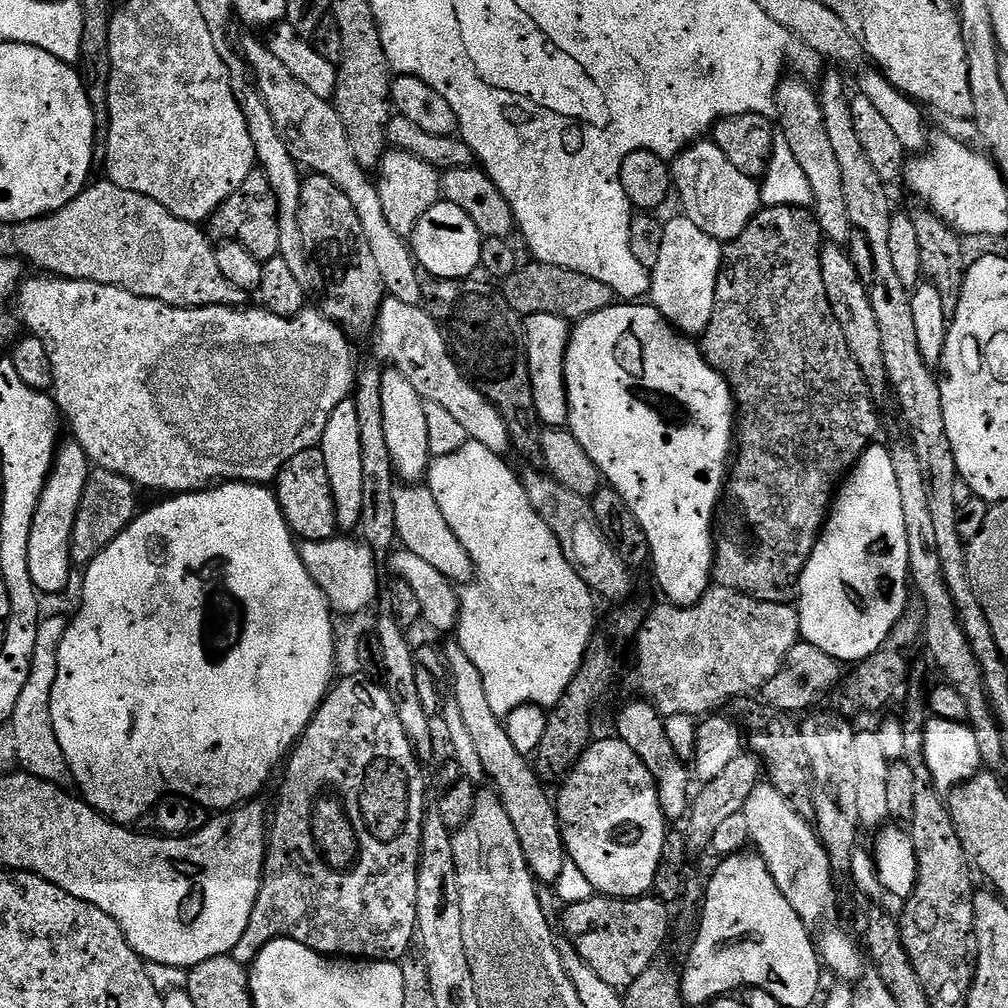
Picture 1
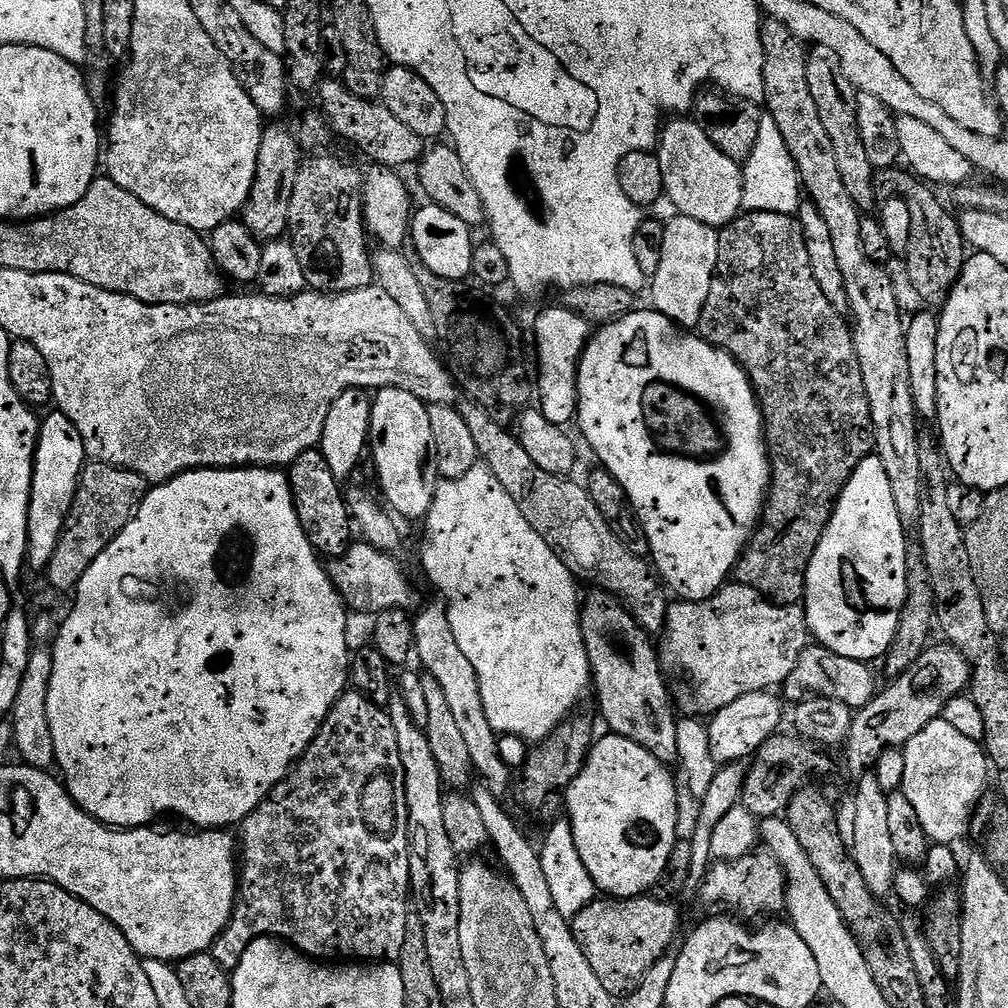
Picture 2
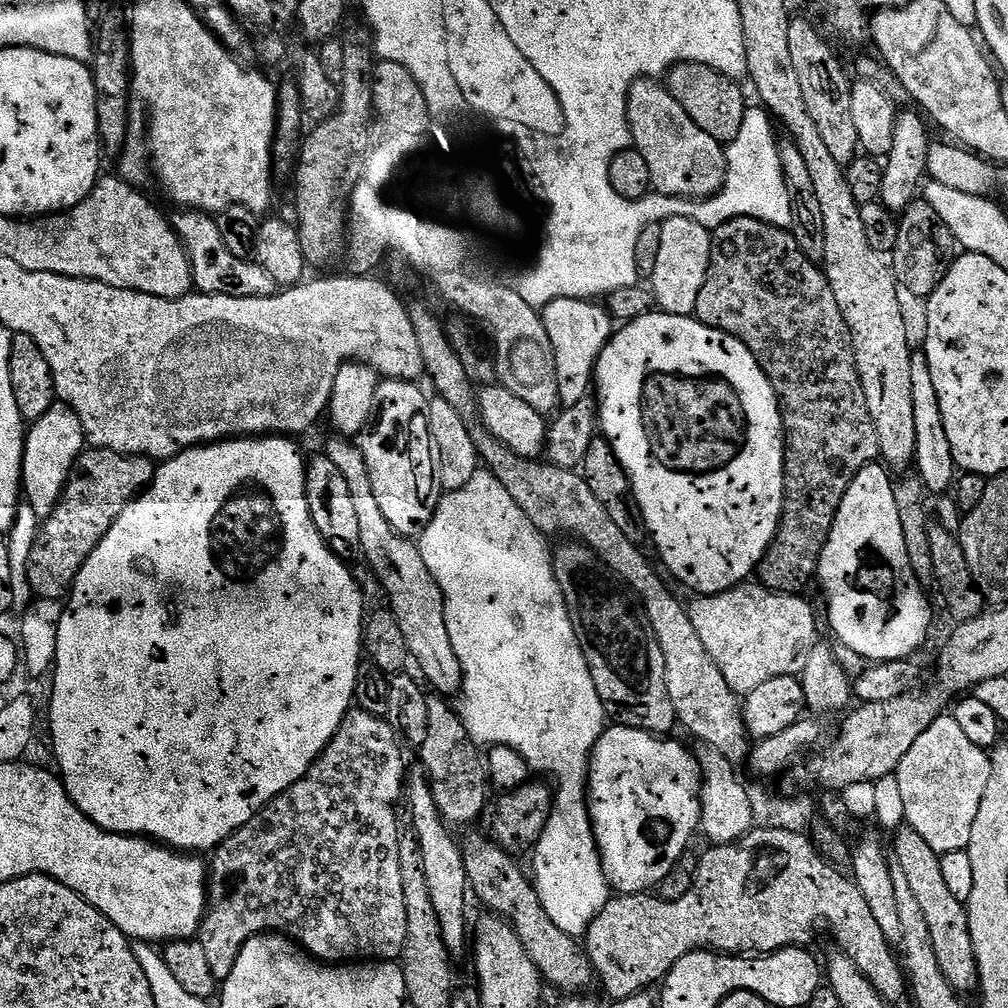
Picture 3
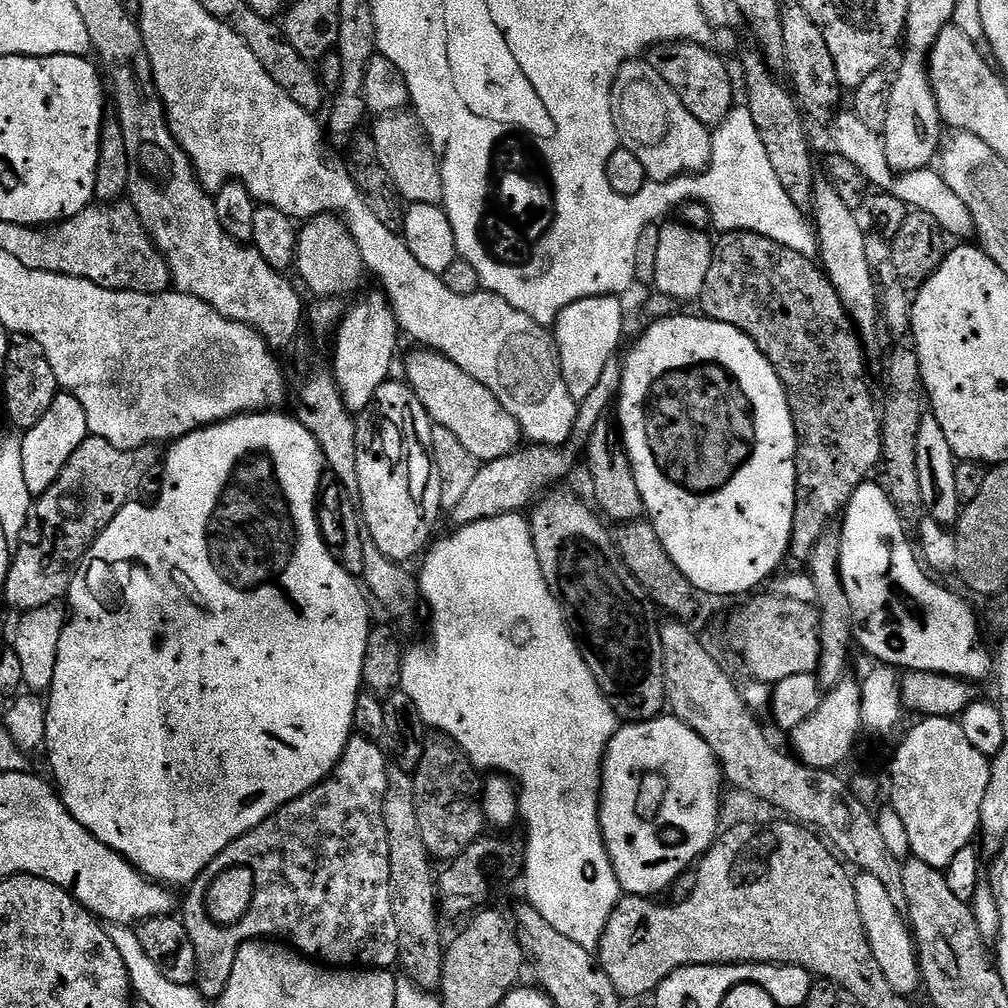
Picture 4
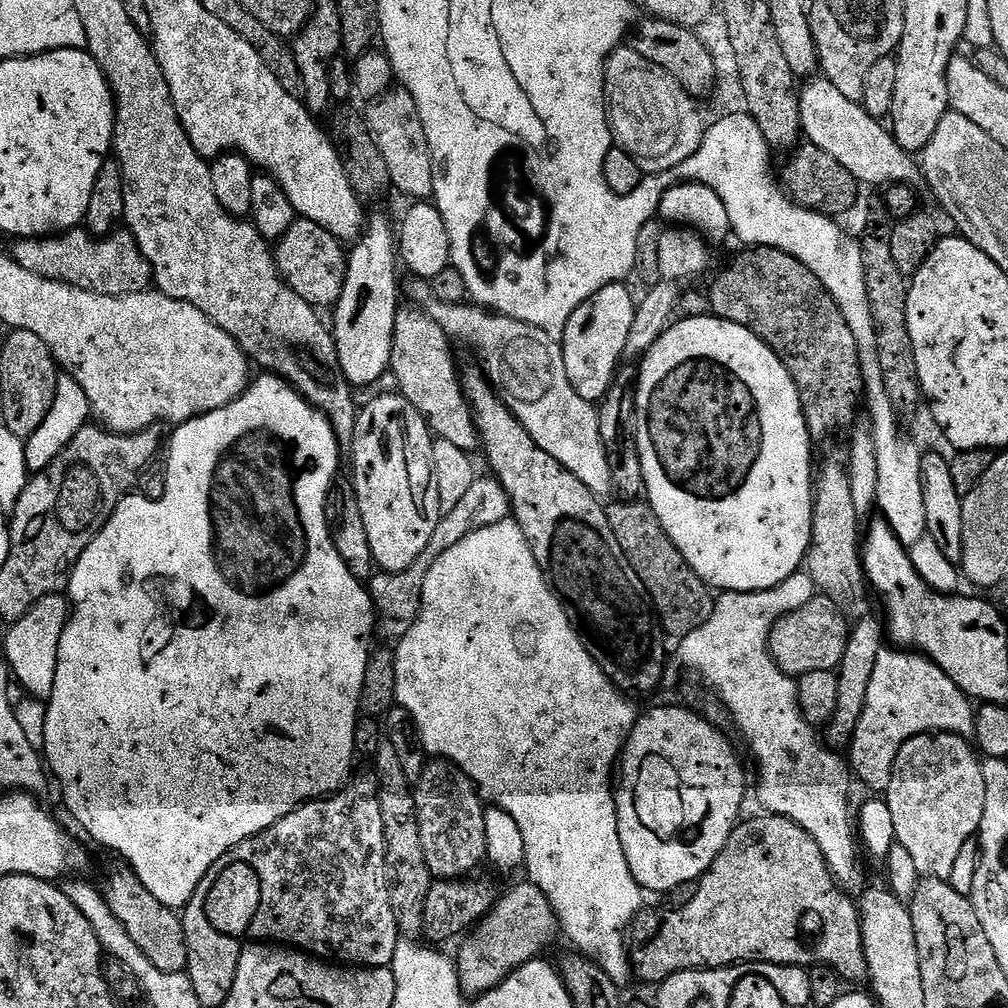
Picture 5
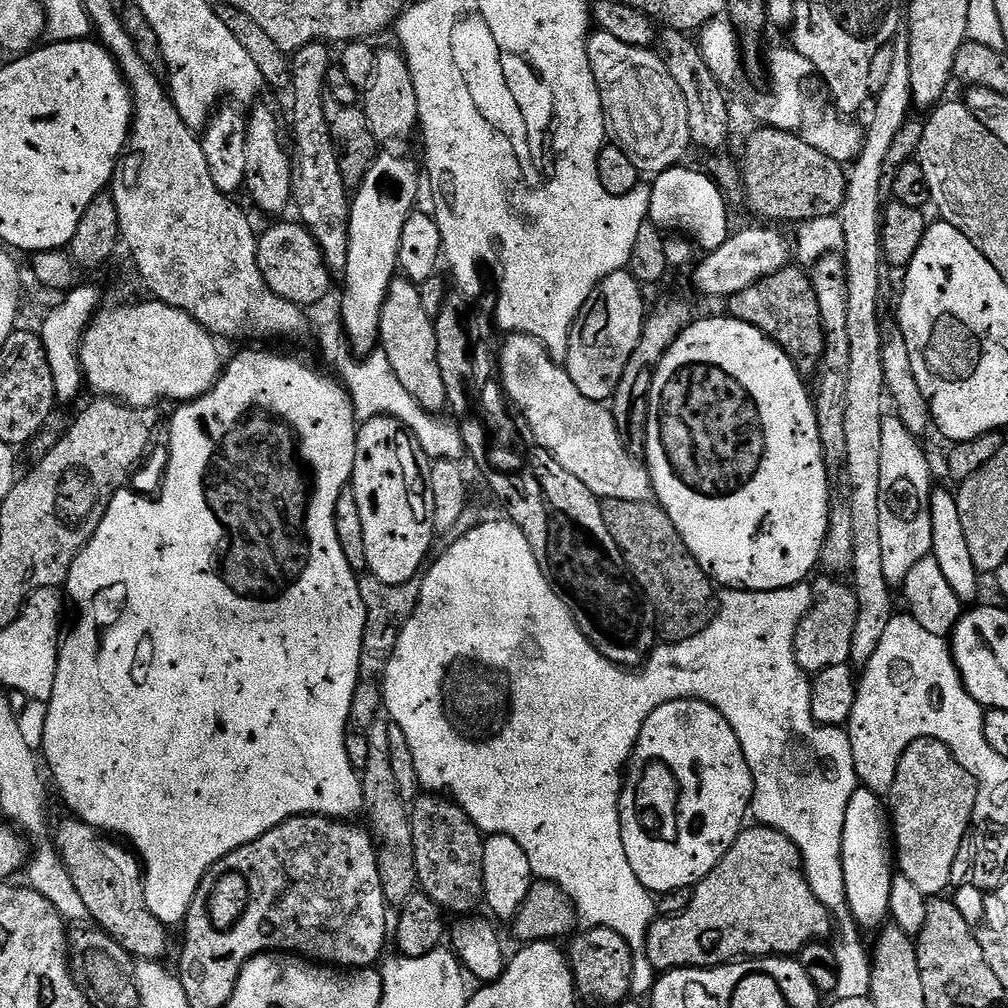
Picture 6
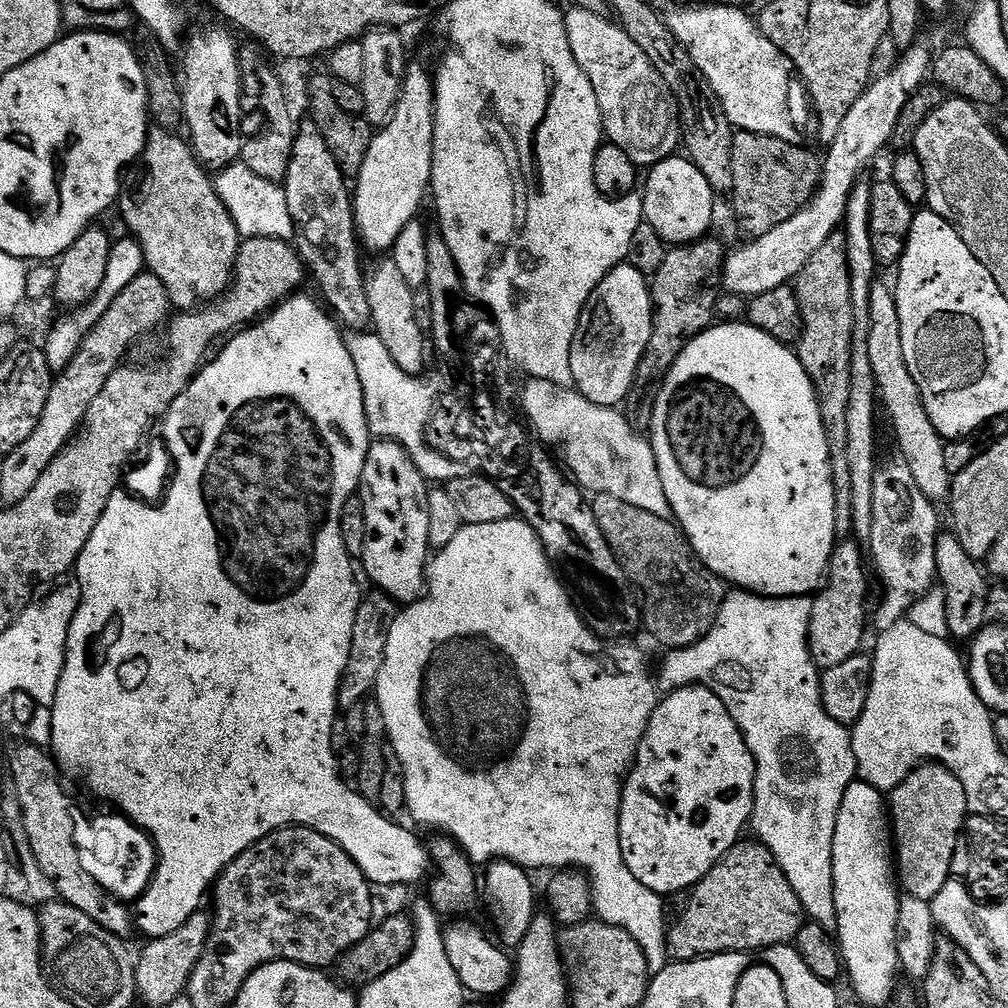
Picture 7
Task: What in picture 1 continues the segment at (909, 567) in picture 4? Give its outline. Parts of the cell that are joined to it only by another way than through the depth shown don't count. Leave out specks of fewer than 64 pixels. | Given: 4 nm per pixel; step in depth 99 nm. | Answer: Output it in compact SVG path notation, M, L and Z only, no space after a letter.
M873 442L839 485L824 528L800 575L801 637L835 660L865 660L886 642L890 630L904 615L910 603L908 592L902 493L898 491L891 451Z

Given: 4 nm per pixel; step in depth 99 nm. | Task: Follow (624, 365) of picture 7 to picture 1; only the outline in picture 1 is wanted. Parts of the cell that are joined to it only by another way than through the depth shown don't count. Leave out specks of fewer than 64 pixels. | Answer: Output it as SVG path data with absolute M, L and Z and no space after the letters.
M534 314L523 317L524 341L526 342L526 354L530 366L530 386L534 390L534 410L538 410L538 418L545 429L568 427L568 395L566 394L566 350L568 340L572 337L572 328L569 321L562 316L554 314Z

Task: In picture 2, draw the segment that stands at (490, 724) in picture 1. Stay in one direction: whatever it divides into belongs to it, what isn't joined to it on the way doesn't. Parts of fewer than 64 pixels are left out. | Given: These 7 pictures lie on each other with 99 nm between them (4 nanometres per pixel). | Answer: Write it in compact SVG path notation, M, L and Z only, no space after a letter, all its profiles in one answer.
M436 598L436 601L428 605L419 616L417 614L413 624L415 626L414 638L416 639L414 645L415 659L417 661L420 659L421 666L419 665L419 667L425 673L438 678L439 685L446 693L447 704L451 707L455 722L459 725L459 731L463 735L463 740L466 741L467 749L470 750L473 769L478 773L479 779L487 782L494 795L501 798L507 797L508 787L510 787L509 792L513 787L512 776L514 776L514 772L513 769L506 766L506 762L502 760L502 754L498 752L500 736L490 726L490 718L486 718L486 706L482 704L482 686L478 682L478 674L474 670L473 664L470 663L470 658L466 658L466 654L462 654L462 650L458 647L458 641L454 638L454 630L450 627L447 604L444 603L443 599Z

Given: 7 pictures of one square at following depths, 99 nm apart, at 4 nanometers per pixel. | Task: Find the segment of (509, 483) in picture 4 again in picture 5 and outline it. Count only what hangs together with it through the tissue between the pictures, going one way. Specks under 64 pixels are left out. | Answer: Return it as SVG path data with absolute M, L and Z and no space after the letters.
M481 475L466 490L466 495L458 501L458 506L454 510L443 513L434 530L434 535L430 537L430 542L426 542L426 550L414 558L414 566L410 566L404 572L377 571L372 579L367 581L366 587L372 595L372 606L376 610L375 635L380 636L384 642L398 642L414 626L414 622L420 613L420 599L422 598L422 586L426 582L426 574L430 574L430 566L446 554L446 550L458 546L466 534L474 534L474 530L482 530L486 526L494 526L494 522L502 522L509 519L512 511L512 502L508 499L506 490L500 485L499 480L491 475Z

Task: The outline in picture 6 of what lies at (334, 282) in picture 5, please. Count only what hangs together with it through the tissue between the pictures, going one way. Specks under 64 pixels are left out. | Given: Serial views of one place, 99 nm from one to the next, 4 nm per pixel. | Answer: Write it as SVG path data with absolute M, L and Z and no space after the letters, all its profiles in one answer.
M299 222L276 224L259 233L258 266L262 270L262 278L266 278L266 286L270 286L278 298L286 298L301 306L311 306L318 302L318 298L329 295L331 288L328 287L334 280L333 273L328 271L322 258L320 247Z

